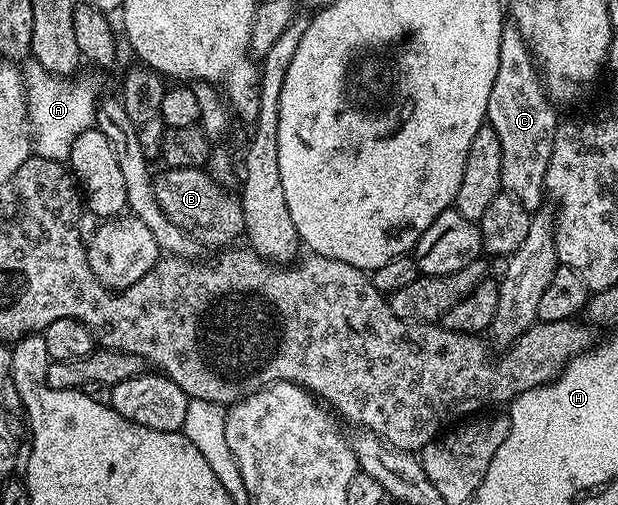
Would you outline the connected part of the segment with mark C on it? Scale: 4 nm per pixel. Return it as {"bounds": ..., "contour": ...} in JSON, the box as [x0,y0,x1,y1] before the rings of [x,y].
{"bounds":[486,27,558,211],"contour":[[[515,27],[505,28],[498,47],[498,75],[494,75],[494,87],[490,87],[486,121],[502,145],[500,188],[529,211],[539,210],[546,200],[546,167],[550,167],[558,124],[558,116],[552,108],[553,102],[544,88],[532,50]]]}

